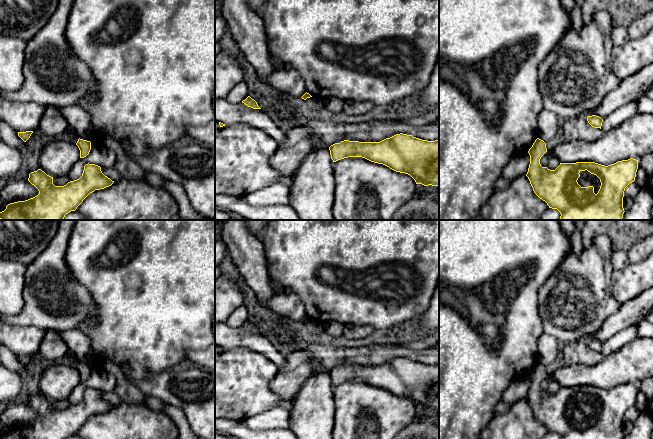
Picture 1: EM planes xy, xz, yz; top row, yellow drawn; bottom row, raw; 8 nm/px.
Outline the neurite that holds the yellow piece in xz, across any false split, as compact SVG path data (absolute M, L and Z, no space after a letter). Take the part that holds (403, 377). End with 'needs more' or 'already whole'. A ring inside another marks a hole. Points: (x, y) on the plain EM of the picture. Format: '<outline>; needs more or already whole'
M400 357L380 366L344 364L331 369L329 374L333 386L362 381L408 398L416 408L439 411L439 363L427 365Z; already whole

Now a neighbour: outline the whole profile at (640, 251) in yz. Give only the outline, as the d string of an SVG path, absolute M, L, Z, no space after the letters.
M653 235L635 244L627 251L631 263L639 263L653 253Z

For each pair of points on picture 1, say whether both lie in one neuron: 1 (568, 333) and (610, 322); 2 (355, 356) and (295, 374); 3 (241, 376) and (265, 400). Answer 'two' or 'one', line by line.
1: two
2: one
3: one

